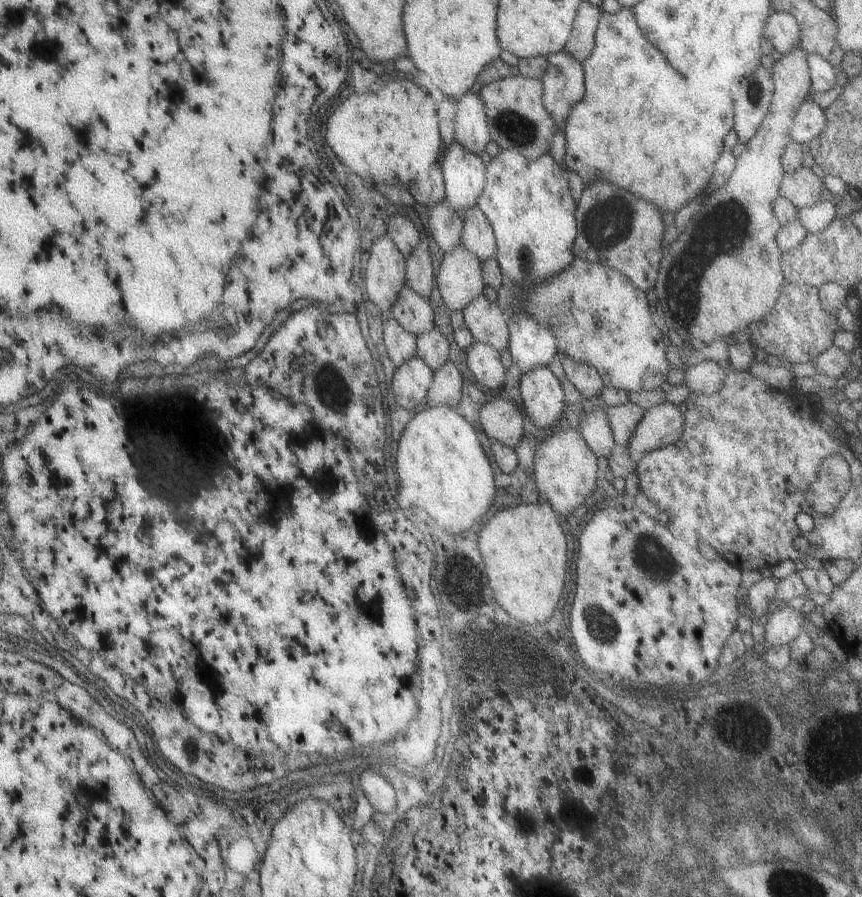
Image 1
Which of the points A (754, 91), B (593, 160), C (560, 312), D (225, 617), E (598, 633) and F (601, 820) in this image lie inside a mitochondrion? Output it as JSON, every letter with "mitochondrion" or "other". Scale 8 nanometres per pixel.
{"A":"mitochondrion","B":"other","C":"mitochondrion","D":"other","E":"mitochondrion","F":"mitochondrion"}

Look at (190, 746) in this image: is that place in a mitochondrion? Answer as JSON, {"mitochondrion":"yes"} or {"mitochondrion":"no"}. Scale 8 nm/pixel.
{"mitochondrion":"yes"}

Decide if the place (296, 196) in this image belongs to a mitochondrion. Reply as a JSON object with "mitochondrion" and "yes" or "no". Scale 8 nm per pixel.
{"mitochondrion":"no"}

